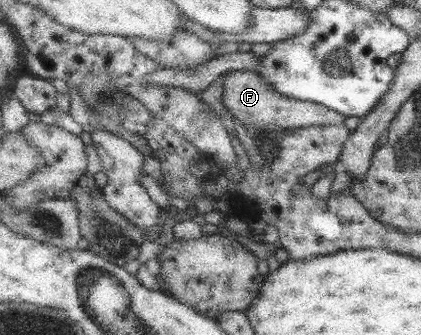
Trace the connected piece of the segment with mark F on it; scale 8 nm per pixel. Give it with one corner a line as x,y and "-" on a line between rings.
237,70
228,72
222,83
222,103
235,117
254,129
255,127
278,127
278,129
306,128
320,125
340,125
345,123
346,116
329,106
299,101
295,97
285,97
272,88
256,71

